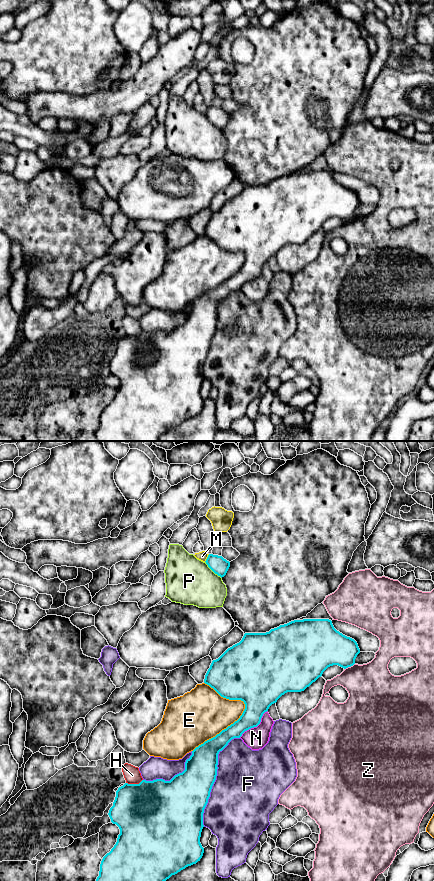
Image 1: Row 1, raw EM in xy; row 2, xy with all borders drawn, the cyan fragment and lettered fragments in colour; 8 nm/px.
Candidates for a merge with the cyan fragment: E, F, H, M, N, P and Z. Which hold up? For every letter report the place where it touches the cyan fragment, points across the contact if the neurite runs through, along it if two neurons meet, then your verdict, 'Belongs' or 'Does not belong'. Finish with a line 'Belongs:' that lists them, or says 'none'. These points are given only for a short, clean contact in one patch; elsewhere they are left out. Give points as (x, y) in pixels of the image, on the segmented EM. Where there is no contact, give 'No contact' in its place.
E: Touches cyan at xy (224, 729). Does not belong
F: Touches cyan at xy (215, 779). Does not belong
H: Touches cyan at xy (134, 784). Does not belong
M: Touches cyan at xy (207, 558). Does not belong
N: Touches cyan at xy (255, 726). Does not belong
P: Touches cyan at xy (212, 570). Does not belong
Z: Touches cyan at xy (349, 666). Does not belong
Belongs: none

